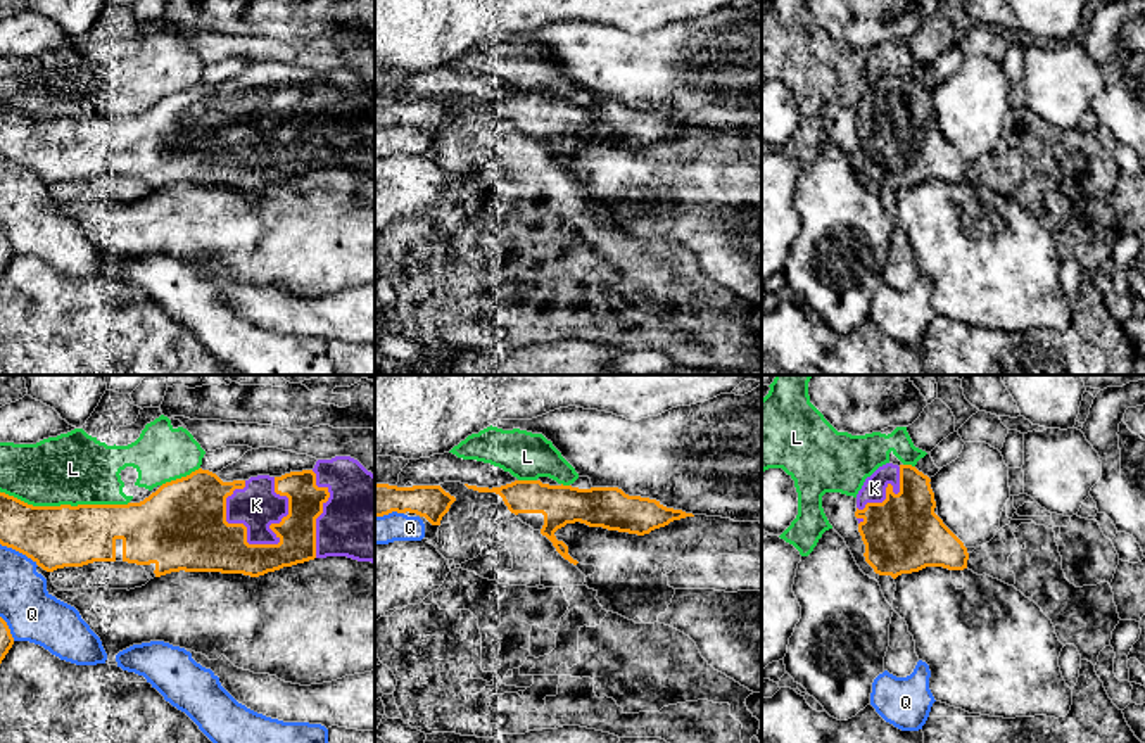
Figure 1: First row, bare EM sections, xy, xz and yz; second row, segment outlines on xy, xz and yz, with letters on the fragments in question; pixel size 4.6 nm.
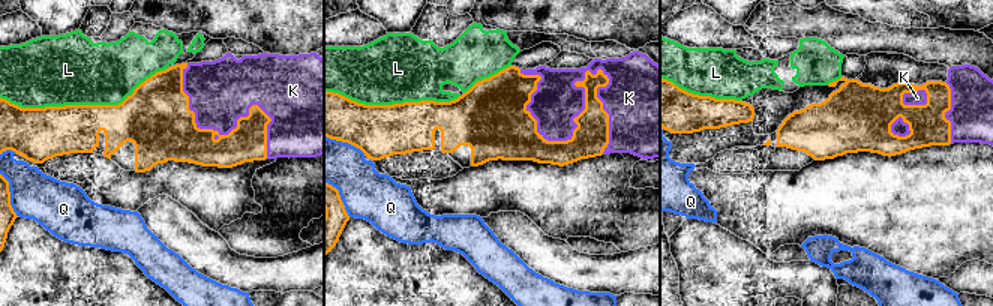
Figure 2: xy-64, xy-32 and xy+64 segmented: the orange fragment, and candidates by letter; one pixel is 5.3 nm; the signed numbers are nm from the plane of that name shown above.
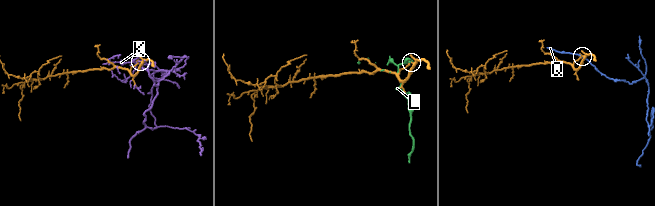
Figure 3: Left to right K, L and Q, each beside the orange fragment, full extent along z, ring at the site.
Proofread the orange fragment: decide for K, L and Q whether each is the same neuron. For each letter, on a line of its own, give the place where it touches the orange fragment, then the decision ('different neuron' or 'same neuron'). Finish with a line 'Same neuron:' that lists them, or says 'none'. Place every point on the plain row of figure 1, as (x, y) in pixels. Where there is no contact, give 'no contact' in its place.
K: meets orange in xy at (277, 137); same neuron
L: meets orange in xy at (64, 118); different neuron
Q: meets orange in xy at (19, 165); different neuron
Same neuron: K

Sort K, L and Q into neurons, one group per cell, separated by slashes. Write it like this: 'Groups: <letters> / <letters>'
Groups: K / L / Q

